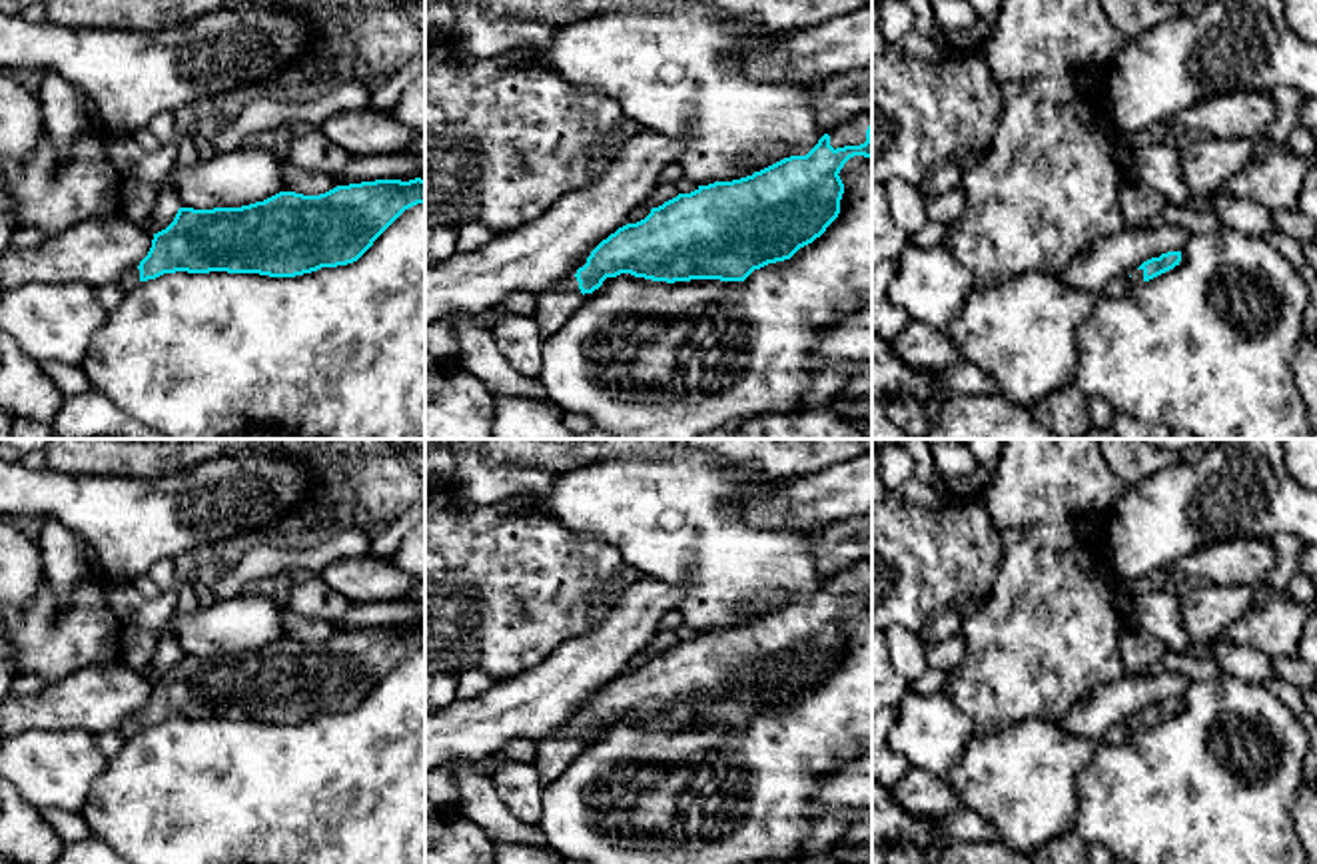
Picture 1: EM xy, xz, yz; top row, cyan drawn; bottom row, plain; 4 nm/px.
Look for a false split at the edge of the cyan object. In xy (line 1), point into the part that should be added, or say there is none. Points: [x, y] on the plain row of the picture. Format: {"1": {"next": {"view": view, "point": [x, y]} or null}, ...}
{"1": {"next": {"view": "xy", "point": [132, 723]}}}

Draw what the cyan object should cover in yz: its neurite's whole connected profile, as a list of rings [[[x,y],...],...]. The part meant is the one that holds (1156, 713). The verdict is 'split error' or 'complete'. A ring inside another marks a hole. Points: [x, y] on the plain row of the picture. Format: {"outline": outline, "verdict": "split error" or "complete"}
{"outline": [[[1167,698],[1167,700],[1161,700],[1159,704],[1151,704],[1147,708],[1143,708],[1129,722],[1131,722],[1133,730],[1149,728],[1149,726],[1173,716],[1181,708],[1183,708],[1183,700],[1181,698]]], "verdict": "split error"}

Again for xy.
{"outline": [[[375,627],[337,633],[319,643],[279,639],[241,654],[180,654],[174,668],[154,680],[152,694],[138,714],[120,726],[130,734],[164,720],[259,720],[295,724],[321,714],[357,708],[373,688],[409,654],[425,650],[425,627]]], "verdict": "split error"}

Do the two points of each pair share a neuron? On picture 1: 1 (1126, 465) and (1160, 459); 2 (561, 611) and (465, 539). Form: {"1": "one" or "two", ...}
{"1": "one", "2": "one"}

